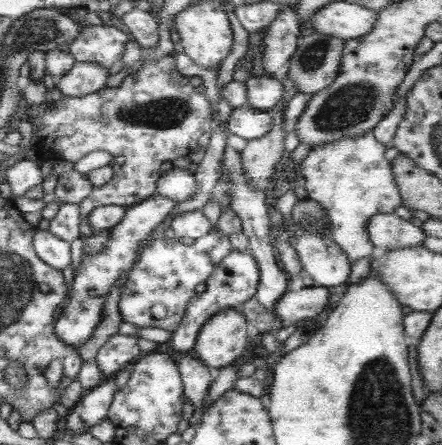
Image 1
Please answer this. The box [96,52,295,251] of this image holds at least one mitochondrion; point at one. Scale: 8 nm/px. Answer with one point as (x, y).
(168, 113)

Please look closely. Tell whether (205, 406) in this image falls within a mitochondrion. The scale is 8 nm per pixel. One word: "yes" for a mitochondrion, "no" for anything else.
no

